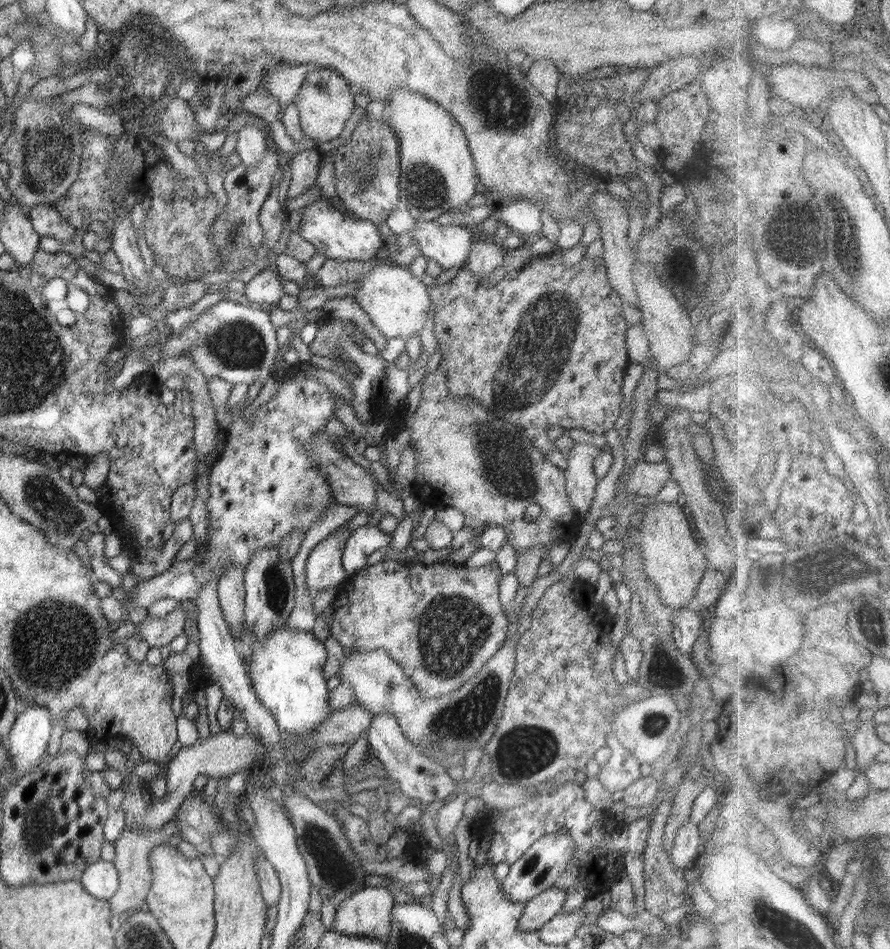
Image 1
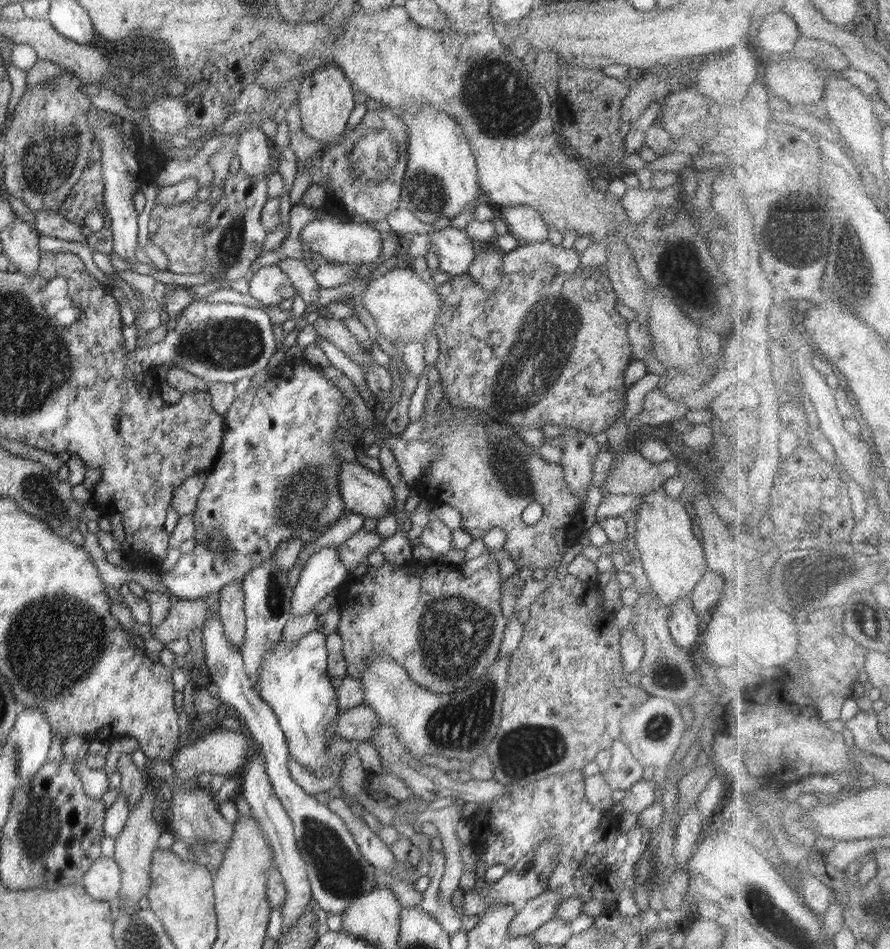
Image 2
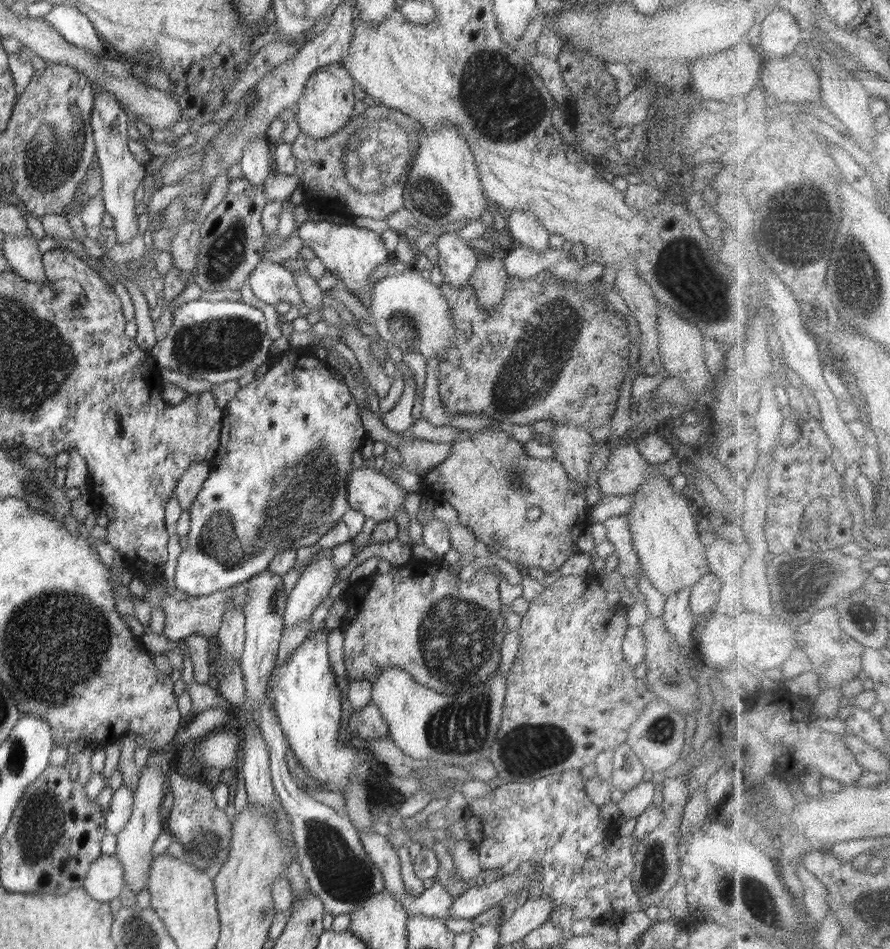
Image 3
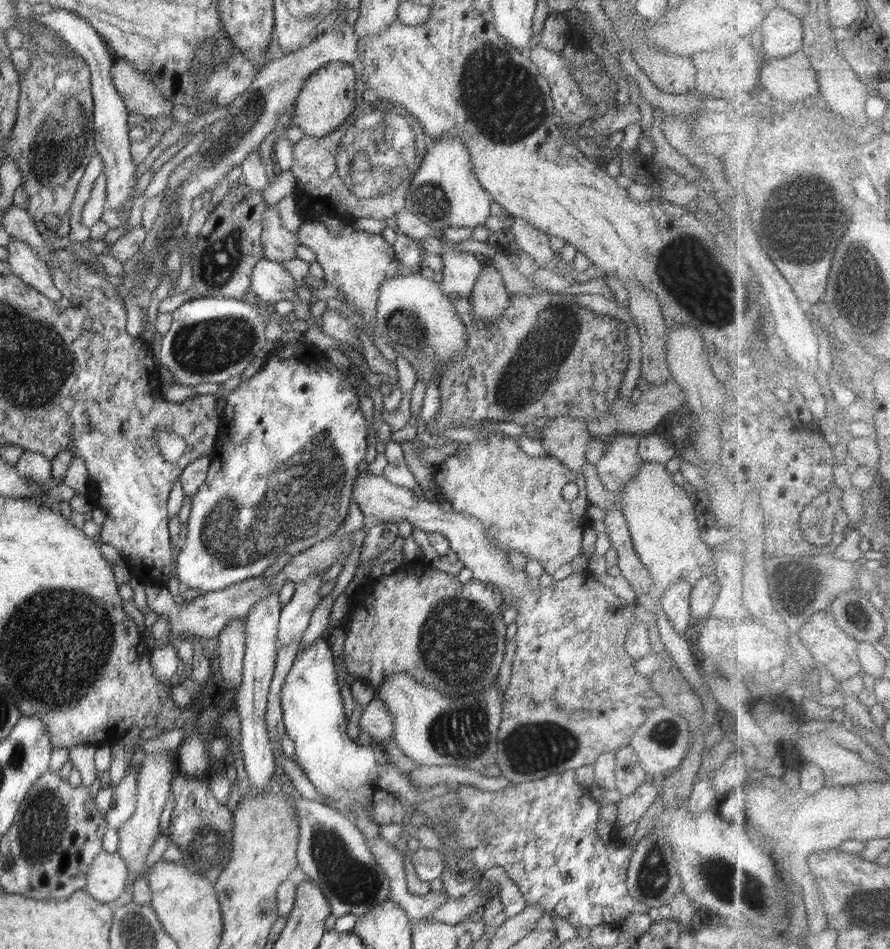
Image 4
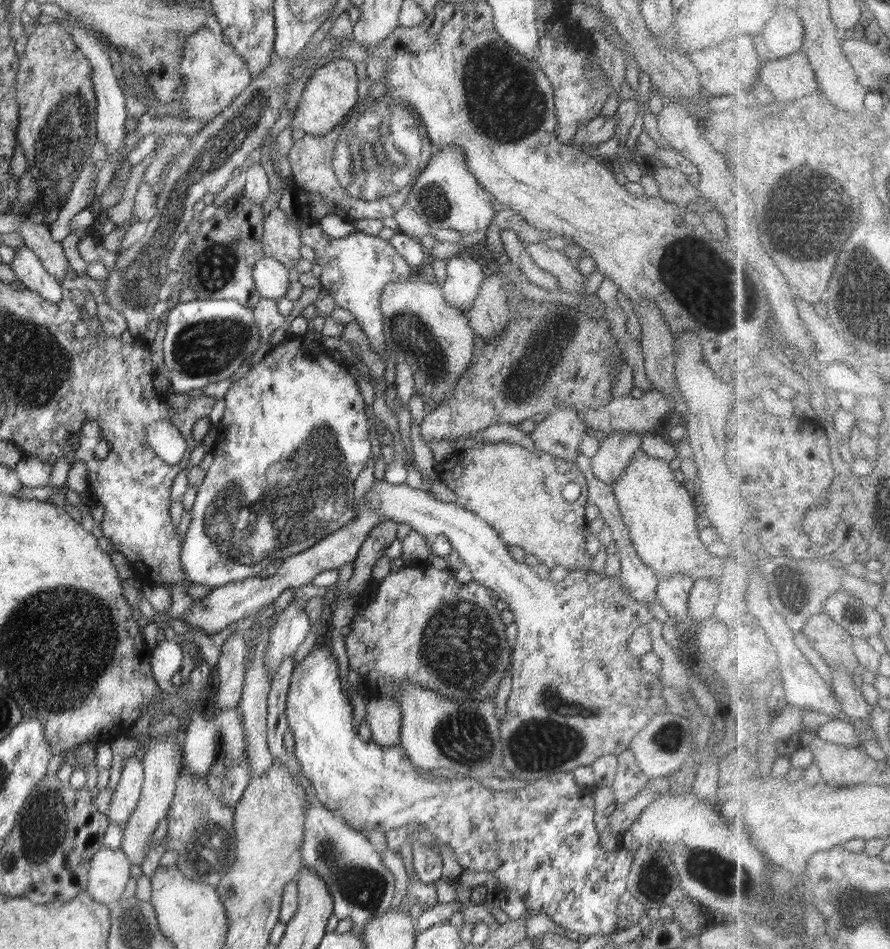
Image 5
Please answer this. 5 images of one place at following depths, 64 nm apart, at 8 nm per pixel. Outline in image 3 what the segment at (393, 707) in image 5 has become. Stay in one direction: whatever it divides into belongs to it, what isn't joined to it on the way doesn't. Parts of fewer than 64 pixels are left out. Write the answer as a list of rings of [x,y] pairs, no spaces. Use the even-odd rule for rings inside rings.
[[[368,703],[364,708],[352,712],[346,728],[348,736],[356,734],[359,738],[383,738],[389,734],[388,723],[378,711],[376,703]]]

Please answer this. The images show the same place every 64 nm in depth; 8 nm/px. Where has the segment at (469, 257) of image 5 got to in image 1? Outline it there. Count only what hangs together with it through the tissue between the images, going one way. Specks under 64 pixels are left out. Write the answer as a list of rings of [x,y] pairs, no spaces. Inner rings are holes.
[[[416,218],[416,228],[410,230],[426,258],[436,260],[442,268],[466,269],[470,256],[473,229],[460,226],[440,226],[436,220]]]

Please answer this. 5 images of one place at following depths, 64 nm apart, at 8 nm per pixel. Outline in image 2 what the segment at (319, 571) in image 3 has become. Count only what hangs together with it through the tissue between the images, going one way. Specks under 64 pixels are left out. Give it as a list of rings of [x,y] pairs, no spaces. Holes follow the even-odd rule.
[[[336,546],[322,548],[308,558],[298,582],[294,585],[290,604],[291,616],[302,616],[315,610],[320,600],[339,590],[349,579],[349,570],[341,563]]]

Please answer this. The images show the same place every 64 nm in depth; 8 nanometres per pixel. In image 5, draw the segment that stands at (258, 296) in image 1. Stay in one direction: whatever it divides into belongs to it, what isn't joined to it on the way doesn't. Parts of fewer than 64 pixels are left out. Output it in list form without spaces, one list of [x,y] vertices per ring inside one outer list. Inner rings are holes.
[[[274,256],[262,257],[253,270],[254,285],[261,297],[275,301],[286,296],[290,284],[288,268]]]

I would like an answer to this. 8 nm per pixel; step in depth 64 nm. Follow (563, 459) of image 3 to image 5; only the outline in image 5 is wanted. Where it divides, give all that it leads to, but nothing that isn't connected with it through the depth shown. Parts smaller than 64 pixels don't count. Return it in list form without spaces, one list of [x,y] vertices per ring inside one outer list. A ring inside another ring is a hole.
[[[567,404],[556,406],[536,427],[535,432],[530,433],[530,440],[538,451],[575,463],[580,453],[580,437],[588,429],[581,414]]]

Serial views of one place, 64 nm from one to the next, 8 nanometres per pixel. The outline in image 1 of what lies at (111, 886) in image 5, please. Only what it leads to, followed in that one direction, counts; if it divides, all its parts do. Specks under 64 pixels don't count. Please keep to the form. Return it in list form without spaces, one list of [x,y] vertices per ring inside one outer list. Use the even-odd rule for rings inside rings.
[[[101,859],[84,872],[79,884],[94,898],[110,901],[119,888],[118,870],[112,861]]]

